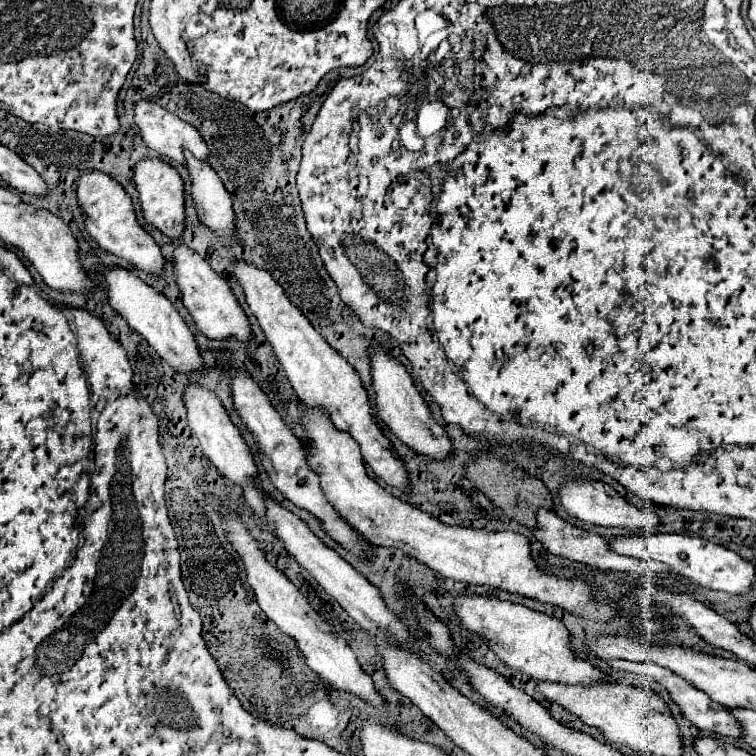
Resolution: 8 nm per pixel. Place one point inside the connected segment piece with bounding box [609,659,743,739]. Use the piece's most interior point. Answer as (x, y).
(707, 715)

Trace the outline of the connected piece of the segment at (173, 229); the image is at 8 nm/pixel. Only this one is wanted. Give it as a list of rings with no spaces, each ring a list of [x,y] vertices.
[[[143,159],[135,167],[135,185],[141,197],[143,213],[149,223],[153,223],[167,237],[181,237],[185,229],[185,189],[183,179],[175,171],[175,167],[167,165],[161,159]]]

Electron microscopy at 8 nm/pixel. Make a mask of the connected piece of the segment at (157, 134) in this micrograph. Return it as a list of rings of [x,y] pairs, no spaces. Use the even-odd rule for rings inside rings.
[[[139,101],[135,105],[135,123],[137,127],[141,129],[143,133],[143,141],[147,143],[149,149],[157,151],[159,155],[165,155],[177,163],[185,163],[185,155],[183,155],[183,149],[189,149],[199,161],[207,161],[209,159],[209,147],[205,143],[205,139],[201,137],[201,133],[191,127],[189,123],[181,121],[177,115],[165,111],[163,107],[159,107],[157,103],[151,103],[151,101]]]

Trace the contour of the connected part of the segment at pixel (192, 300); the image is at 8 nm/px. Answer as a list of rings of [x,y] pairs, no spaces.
[[[179,243],[175,249],[175,263],[173,263],[177,285],[183,293],[183,303],[193,317],[195,325],[203,335],[209,339],[239,339],[249,343],[253,339],[253,331],[249,325],[249,319],[245,311],[241,309],[237,297],[233,295],[227,279],[223,279],[219,273],[215,273],[205,259],[201,259],[193,249]]]

